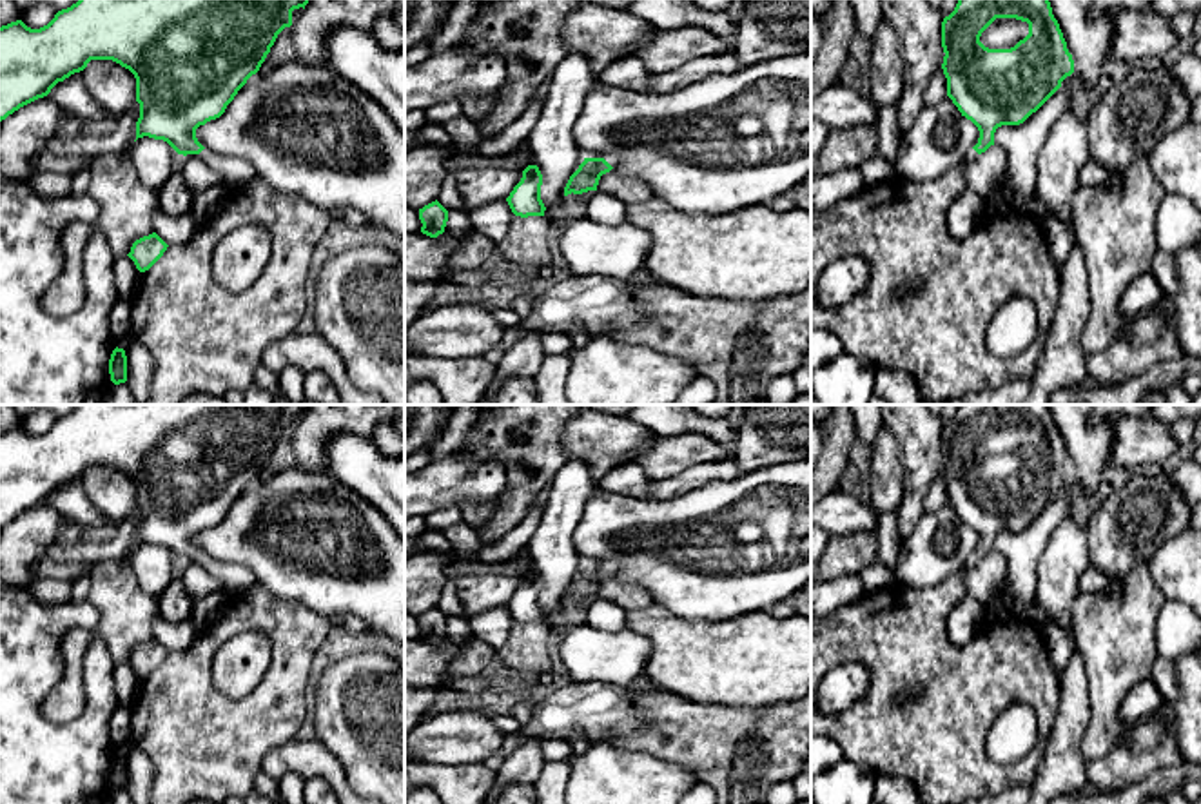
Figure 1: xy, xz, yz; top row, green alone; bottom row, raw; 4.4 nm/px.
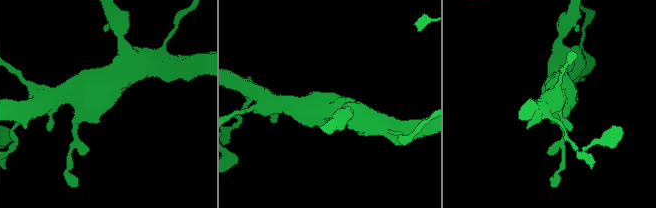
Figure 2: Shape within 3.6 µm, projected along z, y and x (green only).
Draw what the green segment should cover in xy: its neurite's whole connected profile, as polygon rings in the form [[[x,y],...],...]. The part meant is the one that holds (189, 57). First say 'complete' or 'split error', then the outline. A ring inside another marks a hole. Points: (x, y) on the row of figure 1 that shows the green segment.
split error | [[[78,0],[40,29],[31,29],[22,20],[11,22],[0,27],[0,122],[47,96],[58,82],[83,71],[91,60],[112,60],[136,78],[136,140],[163,140],[178,154],[198,154],[229,189],[245,185],[256,178],[254,167],[241,158],[205,149],[196,129],[225,113],[238,91],[259,71],[278,34],[292,25],[292,11],[305,9],[307,4],[308,0]]]

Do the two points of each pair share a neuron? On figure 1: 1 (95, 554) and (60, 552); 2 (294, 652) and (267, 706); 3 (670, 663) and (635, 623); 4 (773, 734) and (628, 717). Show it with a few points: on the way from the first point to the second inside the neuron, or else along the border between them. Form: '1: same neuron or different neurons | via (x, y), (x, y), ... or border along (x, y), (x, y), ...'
1: same neuron | via (86, 552), (69, 552)
2: same neuron | via (291, 665), (283, 688), (278, 694)
3: same neuron | via (670, 652), (646, 627)
4: same neuron | via (737, 730), (675, 730), (664, 725)

